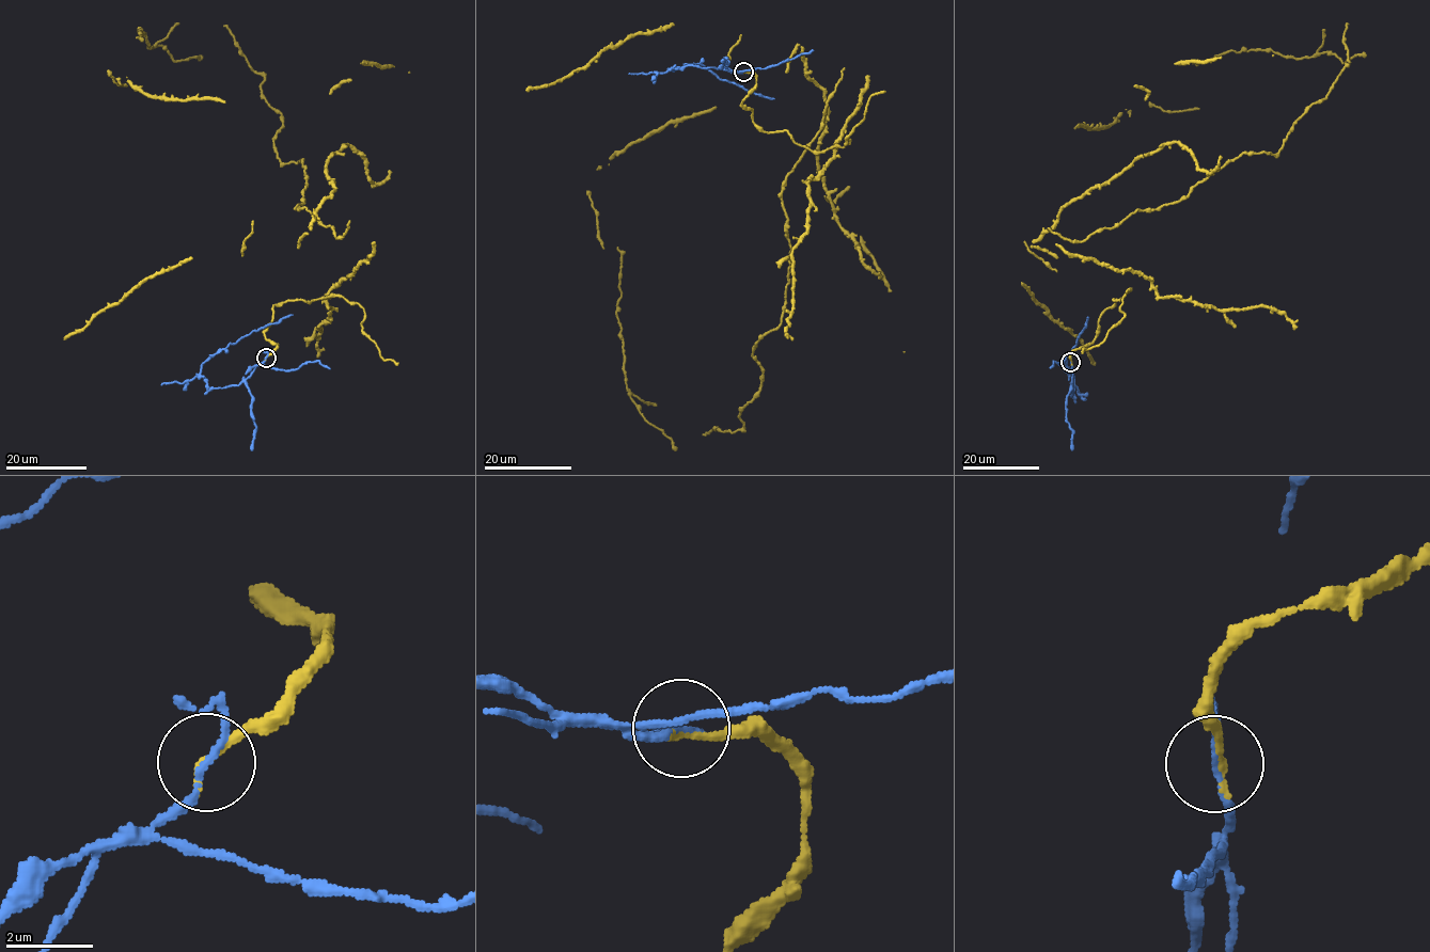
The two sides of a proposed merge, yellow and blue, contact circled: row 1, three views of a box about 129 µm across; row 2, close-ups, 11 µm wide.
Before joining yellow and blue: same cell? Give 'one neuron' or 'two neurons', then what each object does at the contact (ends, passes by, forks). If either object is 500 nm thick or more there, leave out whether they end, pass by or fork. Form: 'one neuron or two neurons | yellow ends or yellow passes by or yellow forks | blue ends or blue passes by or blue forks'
two neurons | yellow ends | blue passes by

